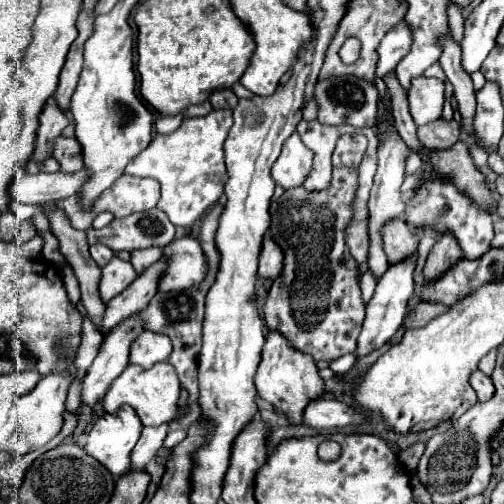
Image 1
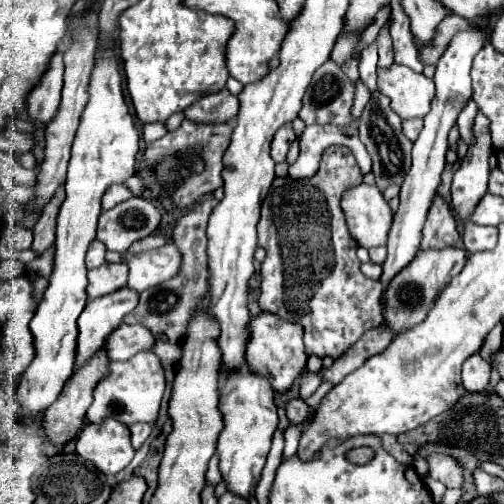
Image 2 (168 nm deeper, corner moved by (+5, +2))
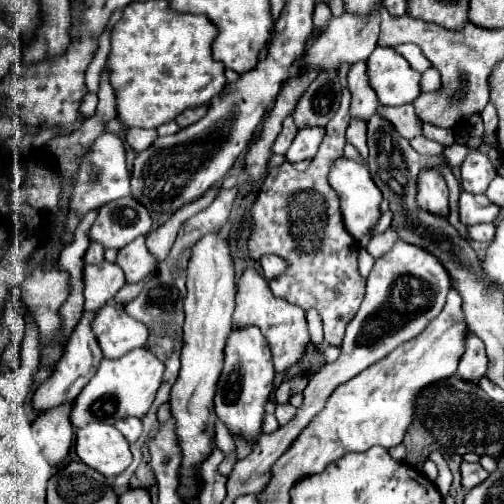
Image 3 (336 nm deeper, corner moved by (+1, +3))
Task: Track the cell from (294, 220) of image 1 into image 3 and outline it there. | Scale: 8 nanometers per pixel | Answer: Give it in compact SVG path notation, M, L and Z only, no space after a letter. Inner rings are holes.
M349 64L339 67L339 80L343 86L341 106L327 124L327 136L319 146L317 156L311 160L305 172L297 172L289 162L279 168L271 168L259 194L248 211L250 235L247 240L250 257L255 260L265 254L279 254L287 262L287 270L279 278L269 280L269 288L277 298L293 302L303 310L317 310L323 320L325 342L341 346L343 334L351 318L357 314L363 298L365 284L357 270L359 242L351 238L343 224L339 196L327 182L327 172L343 156L345 128L349 126L351 114L351 92L348 90Z

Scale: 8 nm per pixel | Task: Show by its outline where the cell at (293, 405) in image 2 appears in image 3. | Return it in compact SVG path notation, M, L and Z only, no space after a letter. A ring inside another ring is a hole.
M277 404L277 410L275 410L275 416L279 420L279 424L287 424L289 420L293 420L295 416L295 406L293 404Z

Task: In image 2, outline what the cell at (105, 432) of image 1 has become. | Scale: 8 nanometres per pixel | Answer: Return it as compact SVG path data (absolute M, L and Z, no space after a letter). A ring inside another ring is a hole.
M105 419L101 425L89 423L77 437L77 453L105 475L115 475L125 469L135 455L129 437L127 425L115 419Z

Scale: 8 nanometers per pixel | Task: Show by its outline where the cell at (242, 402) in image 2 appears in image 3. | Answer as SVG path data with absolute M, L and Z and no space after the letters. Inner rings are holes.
M255 326L231 332L225 346L223 374L219 378L215 394L215 414L229 428L233 438L243 438L249 444L259 440L259 436L263 434L261 428L263 428L265 404L269 402L271 392L275 390L273 378L275 370L271 362L271 352L263 334Z

